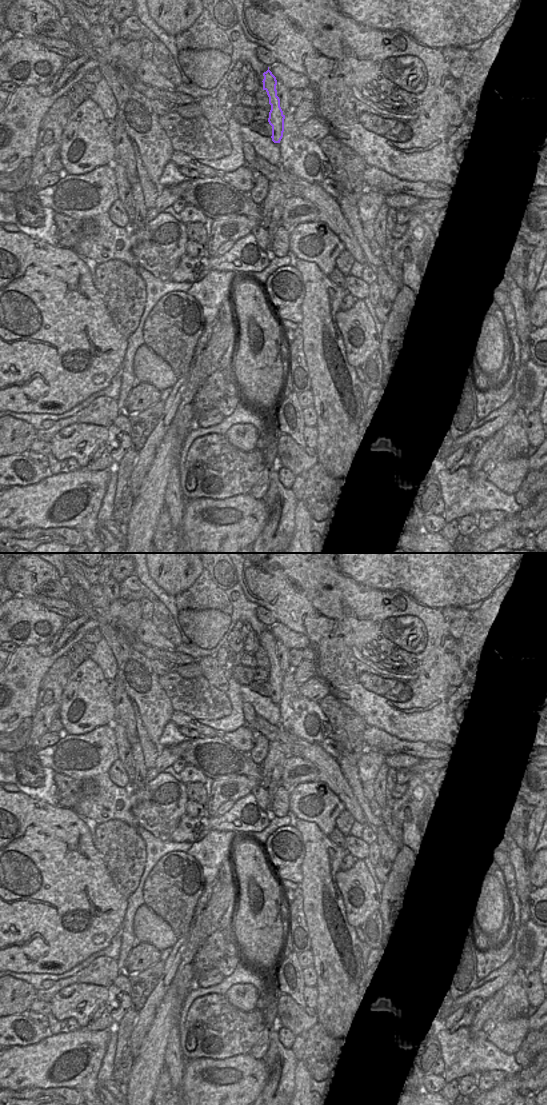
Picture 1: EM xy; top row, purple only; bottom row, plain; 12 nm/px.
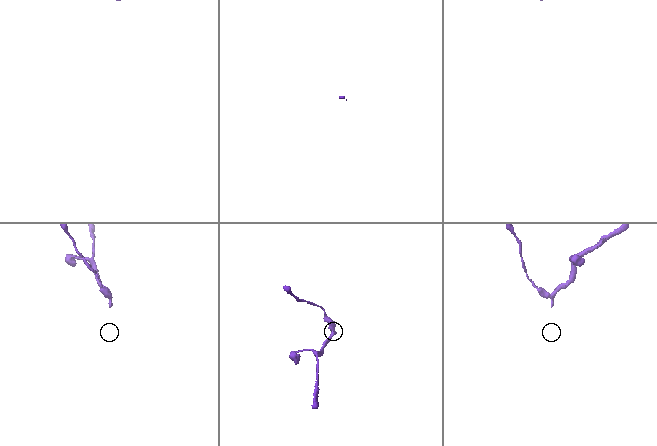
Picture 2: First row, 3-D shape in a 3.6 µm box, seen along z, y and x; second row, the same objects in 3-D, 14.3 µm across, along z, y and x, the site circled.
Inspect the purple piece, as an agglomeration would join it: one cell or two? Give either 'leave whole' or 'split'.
split

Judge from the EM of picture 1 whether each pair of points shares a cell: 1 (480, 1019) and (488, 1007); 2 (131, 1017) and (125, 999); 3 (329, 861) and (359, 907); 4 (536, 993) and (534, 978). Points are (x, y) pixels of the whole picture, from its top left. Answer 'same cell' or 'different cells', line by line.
1: same cell
2: different cells
3: different cells
4: same cell

